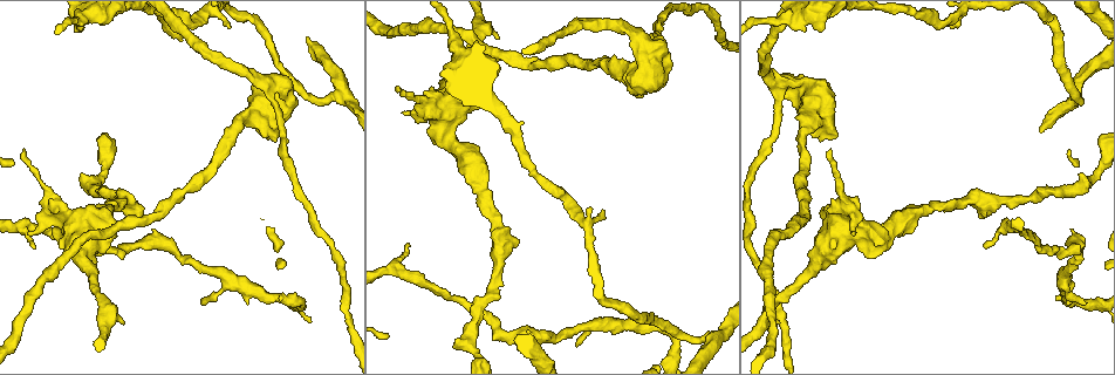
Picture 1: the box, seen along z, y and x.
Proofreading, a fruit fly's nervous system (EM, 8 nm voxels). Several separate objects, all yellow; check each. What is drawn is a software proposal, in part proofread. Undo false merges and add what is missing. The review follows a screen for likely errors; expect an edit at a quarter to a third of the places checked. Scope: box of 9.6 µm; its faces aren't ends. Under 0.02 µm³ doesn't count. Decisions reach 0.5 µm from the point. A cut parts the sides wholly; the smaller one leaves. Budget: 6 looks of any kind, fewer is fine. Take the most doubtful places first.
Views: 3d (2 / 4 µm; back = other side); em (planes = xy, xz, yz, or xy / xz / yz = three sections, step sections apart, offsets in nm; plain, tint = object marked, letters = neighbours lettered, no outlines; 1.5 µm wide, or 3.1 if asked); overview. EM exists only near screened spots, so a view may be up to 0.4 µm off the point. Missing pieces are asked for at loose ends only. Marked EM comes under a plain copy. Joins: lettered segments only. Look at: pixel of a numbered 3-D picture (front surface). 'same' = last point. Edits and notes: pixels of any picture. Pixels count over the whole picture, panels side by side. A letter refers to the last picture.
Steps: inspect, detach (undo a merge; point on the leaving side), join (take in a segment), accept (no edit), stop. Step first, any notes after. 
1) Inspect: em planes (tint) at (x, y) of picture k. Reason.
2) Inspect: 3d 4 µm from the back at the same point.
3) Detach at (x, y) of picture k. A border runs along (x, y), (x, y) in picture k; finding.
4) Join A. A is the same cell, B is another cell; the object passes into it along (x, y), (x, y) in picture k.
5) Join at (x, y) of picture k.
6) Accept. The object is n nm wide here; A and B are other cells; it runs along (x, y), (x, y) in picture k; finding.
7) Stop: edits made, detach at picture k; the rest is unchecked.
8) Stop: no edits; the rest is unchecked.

Inspect: 3d 4 µm from the back at (985, 248) of picture 1. Free end.

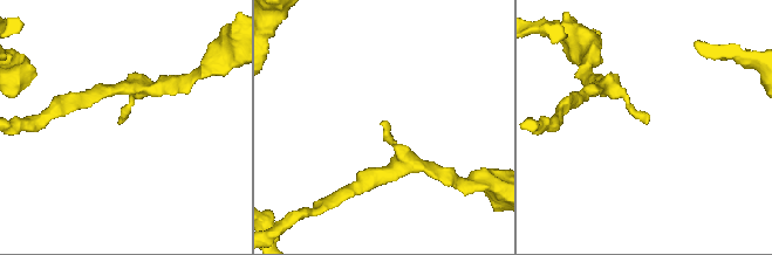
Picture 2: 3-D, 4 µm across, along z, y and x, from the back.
Inspect: em planes (letters) at (647, 121) of picture 2.

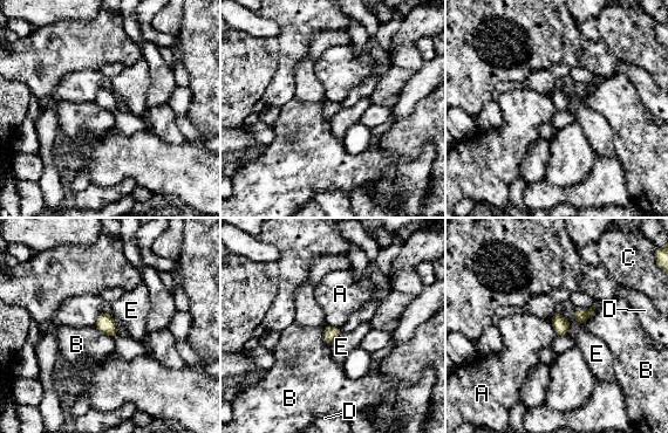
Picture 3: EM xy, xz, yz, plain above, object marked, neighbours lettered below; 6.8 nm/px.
Accept. A, B, C, D and E are other cells; a border runs along (326, 324), (340, 328) in picture 3; none of them fits.

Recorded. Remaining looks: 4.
Inspect: em planes (letters) at (1080, 92) of picture 1.

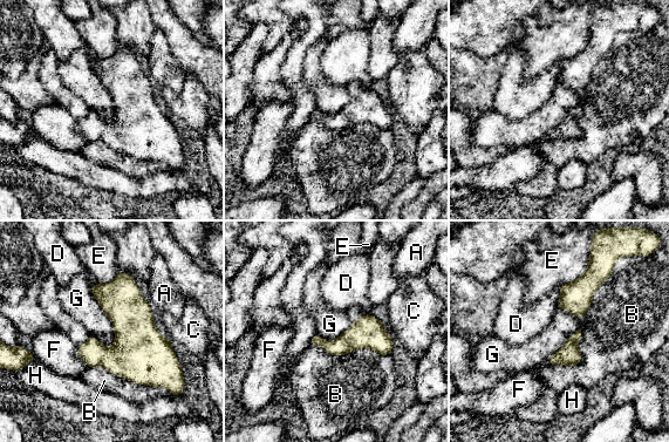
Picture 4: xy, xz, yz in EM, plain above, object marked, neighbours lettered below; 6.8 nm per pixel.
Accept. The object is 120 nm wide here; A, B, C, D, E, F, G and H are other cells; a border runs along (309, 345), (389, 354) in picture 4; all the same cell.

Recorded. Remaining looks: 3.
Inspect: 3d 4 µm at (295, 104) of picture 1. Branch stops here.

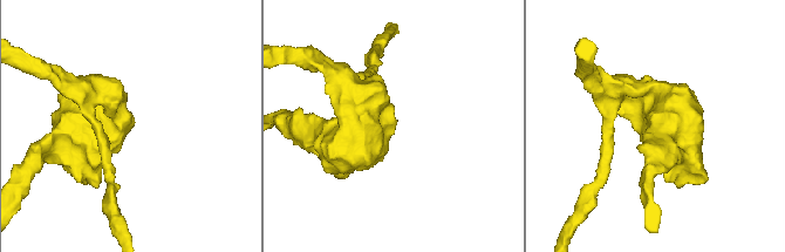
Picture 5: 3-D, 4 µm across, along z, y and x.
Inspect: em xz step 8 (tint) at (636, 124) of picture 5. Now the EM.

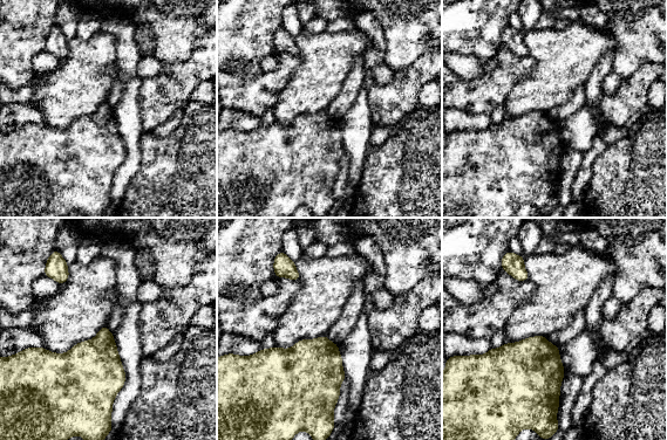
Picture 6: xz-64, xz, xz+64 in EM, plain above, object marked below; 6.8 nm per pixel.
Inspect: em xy step 8 (letters) at the same point.

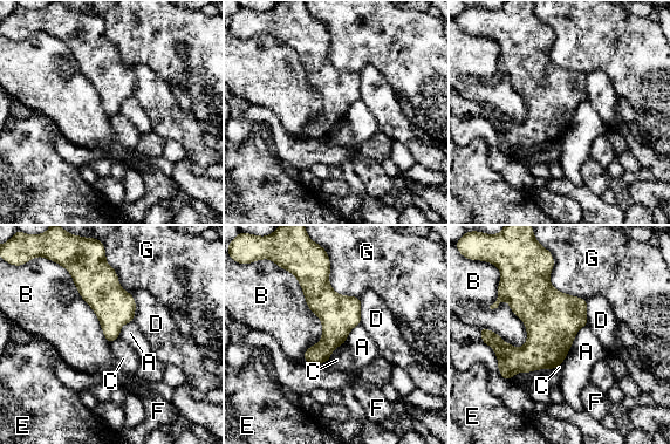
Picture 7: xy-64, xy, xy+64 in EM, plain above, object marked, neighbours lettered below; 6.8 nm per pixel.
Accept. The object is 260 nm wide here; A, B, C, D, E, F and G are other cells; it runs along (316, 259), (329, 342), (310, 361) in picture 7; no lettered segment goes on from it.

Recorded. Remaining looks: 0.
Stop: no edits; the rest is unchecked.

